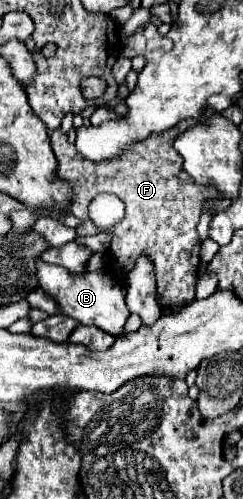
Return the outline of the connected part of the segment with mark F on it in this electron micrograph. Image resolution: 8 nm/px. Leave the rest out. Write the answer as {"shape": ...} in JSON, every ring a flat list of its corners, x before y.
{"shape":[[191,119,179,121,175,129,169,129,167,135,163,137,149,137,143,141,143,145,135,145,135,149,127,149,123,157,117,157,115,161,105,161,105,165,91,165,85,157,79,157,75,146,69,142,67,135,58,127,51,135,50,142,55,157,57,157,57,175,61,181,67,181,71,185,71,203,65,207,69,213,73,213,77,219,81,219,81,225,77,229,85,229,91,225,87,217,87,205,91,199,99,193,115,193,123,203,125,203,125,219,111,227,111,249,107,251,107,269,113,273,113,277,121,283,125,283,127,273,135,267,135,261,145,255,153,261,155,265,155,277,157,277,157,301,163,313,177,313,185,305,189,305,195,299,195,285,197,285,197,269,199,269,199,235,197,235,197,223,201,215,201,205,205,199,217,199,211,189,203,189,201,185,195,185,191,177,183,171,181,163,183,159,179,153,173,149,173,141,177,139,175,135,185,133,191,129,195,123]]}

